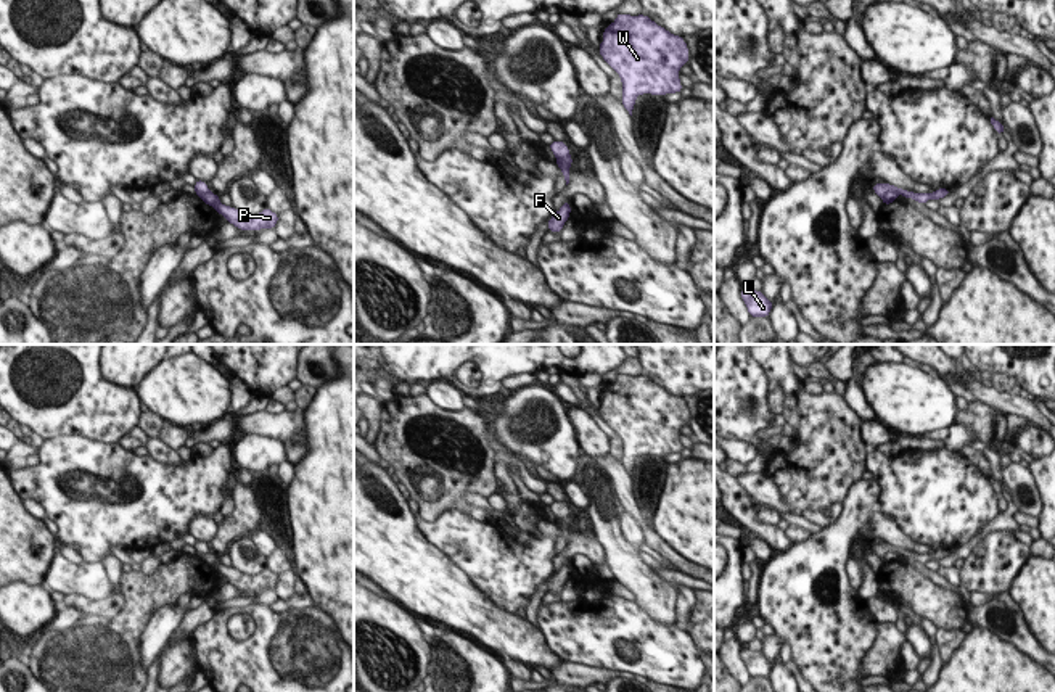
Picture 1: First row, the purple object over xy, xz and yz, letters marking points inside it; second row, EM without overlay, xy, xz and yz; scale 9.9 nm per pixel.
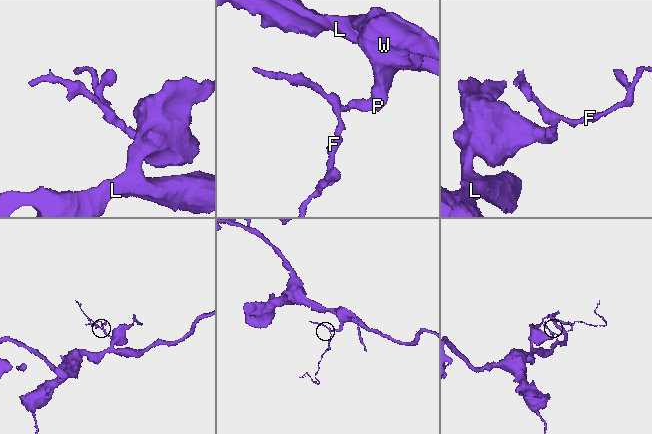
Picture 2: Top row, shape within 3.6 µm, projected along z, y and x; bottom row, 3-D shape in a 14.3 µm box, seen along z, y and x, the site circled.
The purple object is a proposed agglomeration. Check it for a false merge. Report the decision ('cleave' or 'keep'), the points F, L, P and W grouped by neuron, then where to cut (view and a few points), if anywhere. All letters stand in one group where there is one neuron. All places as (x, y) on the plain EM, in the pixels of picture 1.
cleave; F / L P W; cut in xy along (208, 551), (200, 557)

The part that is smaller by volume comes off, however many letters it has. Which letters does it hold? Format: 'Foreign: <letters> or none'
Foreign: F

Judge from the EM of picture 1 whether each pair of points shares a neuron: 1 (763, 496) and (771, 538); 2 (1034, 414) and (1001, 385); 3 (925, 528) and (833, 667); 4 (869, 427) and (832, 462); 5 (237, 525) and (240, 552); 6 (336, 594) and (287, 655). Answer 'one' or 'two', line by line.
1: two
2: two
3: two
4: two
5: two
6: two

